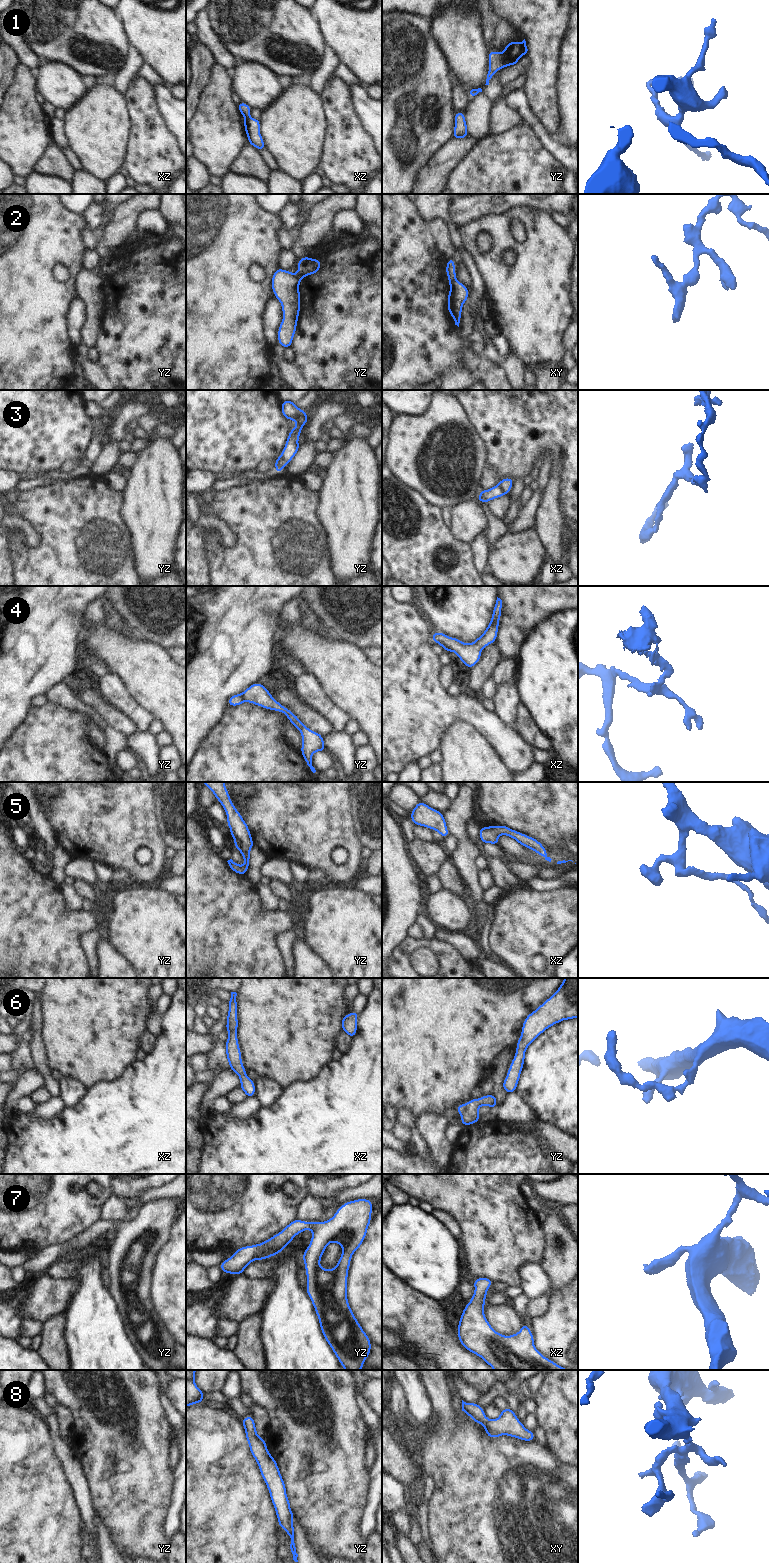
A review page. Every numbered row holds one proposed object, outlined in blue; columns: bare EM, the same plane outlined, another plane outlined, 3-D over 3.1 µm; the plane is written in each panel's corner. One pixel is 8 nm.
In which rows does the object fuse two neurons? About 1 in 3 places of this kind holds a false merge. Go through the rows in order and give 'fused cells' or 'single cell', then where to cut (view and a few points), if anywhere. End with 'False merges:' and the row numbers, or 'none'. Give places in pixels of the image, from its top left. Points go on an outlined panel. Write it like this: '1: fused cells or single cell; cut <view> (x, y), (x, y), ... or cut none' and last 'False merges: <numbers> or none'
1: fused cells; cut yz (501, 53), (505, 66)
2: fused cells; cut xy (455, 277), (449, 279)
3: fused cells; cut yz (280, 456), (284, 465)
4: single cell; cut none
5: single cell; cut none
6: single cell; cut none
7: single cell; cut none
8: single cell; cut none
False merges: 1, 2, 3

